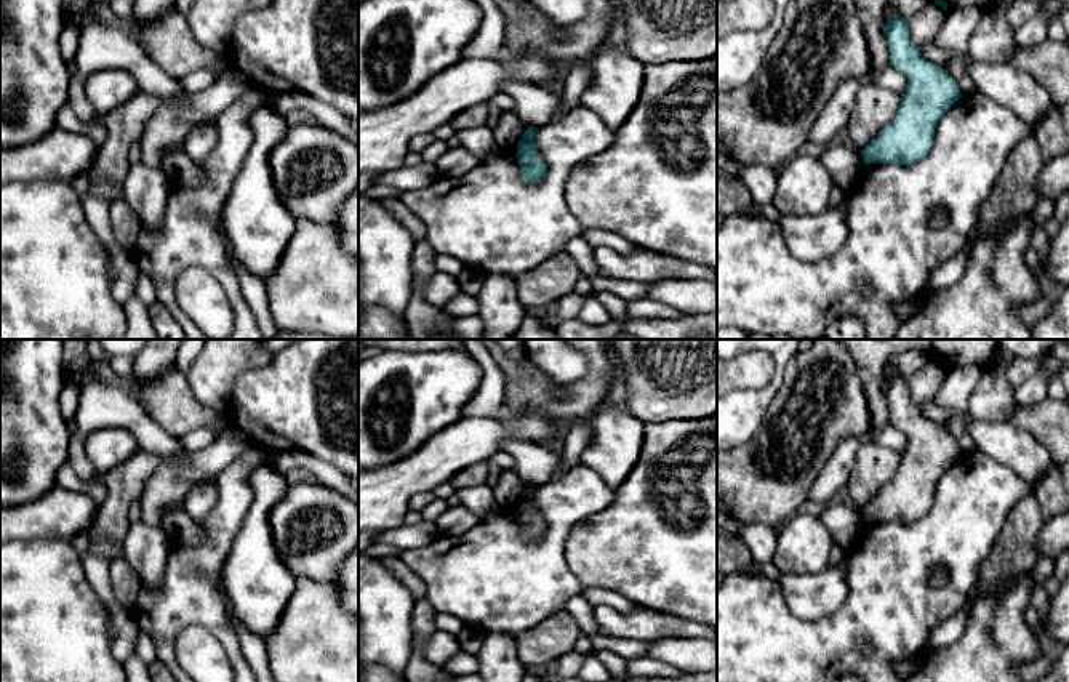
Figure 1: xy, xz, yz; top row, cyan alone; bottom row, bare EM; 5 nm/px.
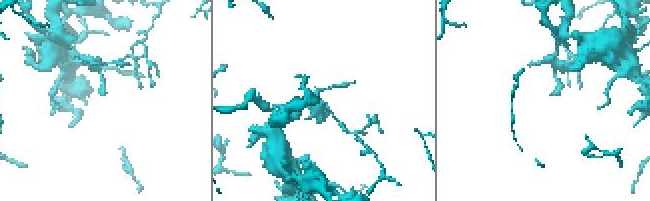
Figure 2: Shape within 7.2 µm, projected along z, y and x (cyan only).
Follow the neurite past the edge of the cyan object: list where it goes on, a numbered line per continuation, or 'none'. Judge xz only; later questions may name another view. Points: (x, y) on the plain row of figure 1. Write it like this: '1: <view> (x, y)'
none

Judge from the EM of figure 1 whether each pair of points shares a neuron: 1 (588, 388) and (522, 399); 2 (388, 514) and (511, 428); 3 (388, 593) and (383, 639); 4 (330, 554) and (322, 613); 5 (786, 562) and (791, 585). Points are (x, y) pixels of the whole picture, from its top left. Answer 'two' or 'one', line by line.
1: one
2: one
3: one
4: two
5: two

